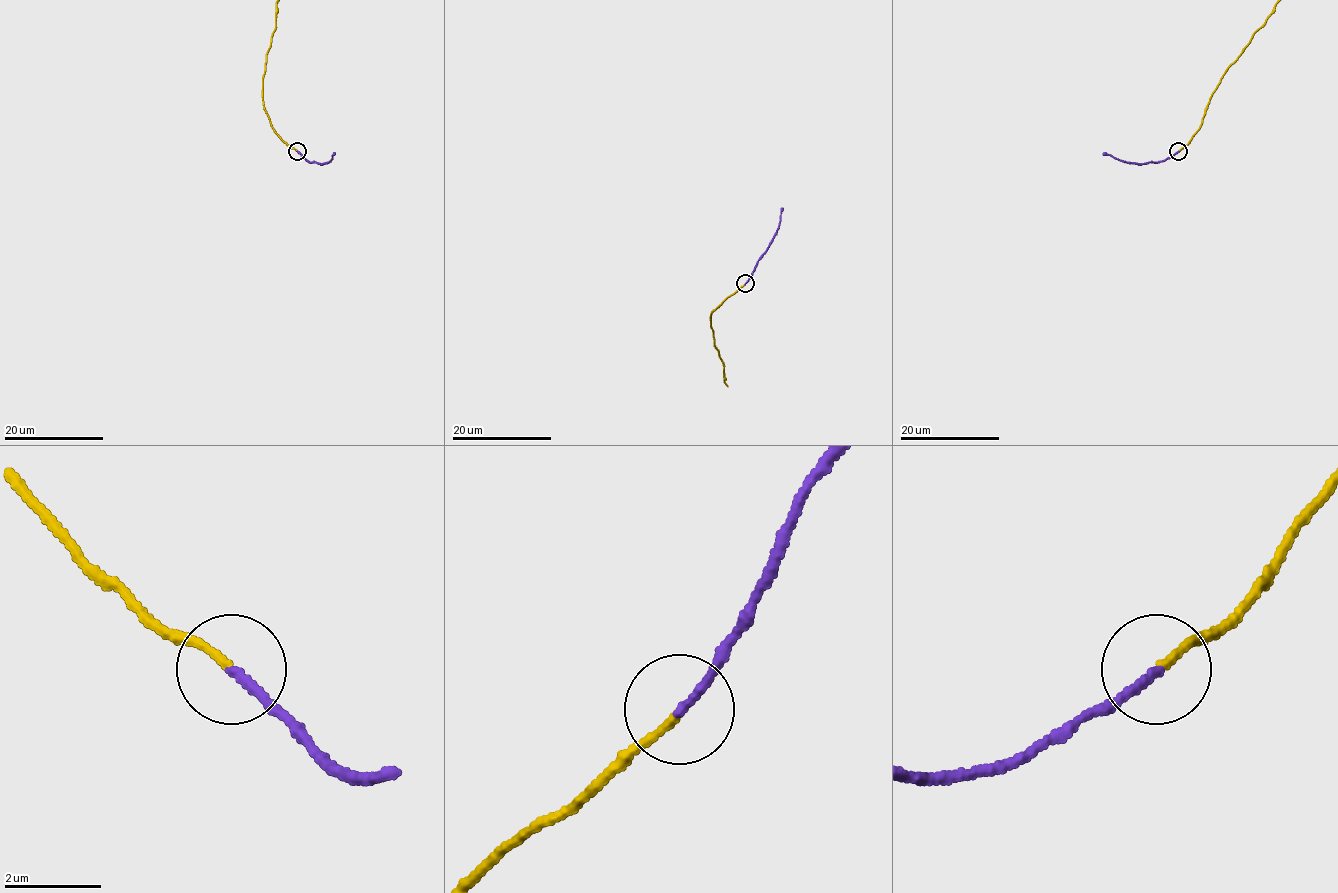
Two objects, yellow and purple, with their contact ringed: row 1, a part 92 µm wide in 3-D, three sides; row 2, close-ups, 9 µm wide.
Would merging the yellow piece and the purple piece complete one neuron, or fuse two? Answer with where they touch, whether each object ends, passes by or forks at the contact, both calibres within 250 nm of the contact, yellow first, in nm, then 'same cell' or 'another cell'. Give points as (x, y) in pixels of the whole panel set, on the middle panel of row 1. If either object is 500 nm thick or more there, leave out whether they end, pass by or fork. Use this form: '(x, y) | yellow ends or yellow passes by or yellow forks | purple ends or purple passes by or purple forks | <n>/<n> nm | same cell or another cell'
(745, 283) | yellow ends | purple ends | 150/190 nm | same cell

